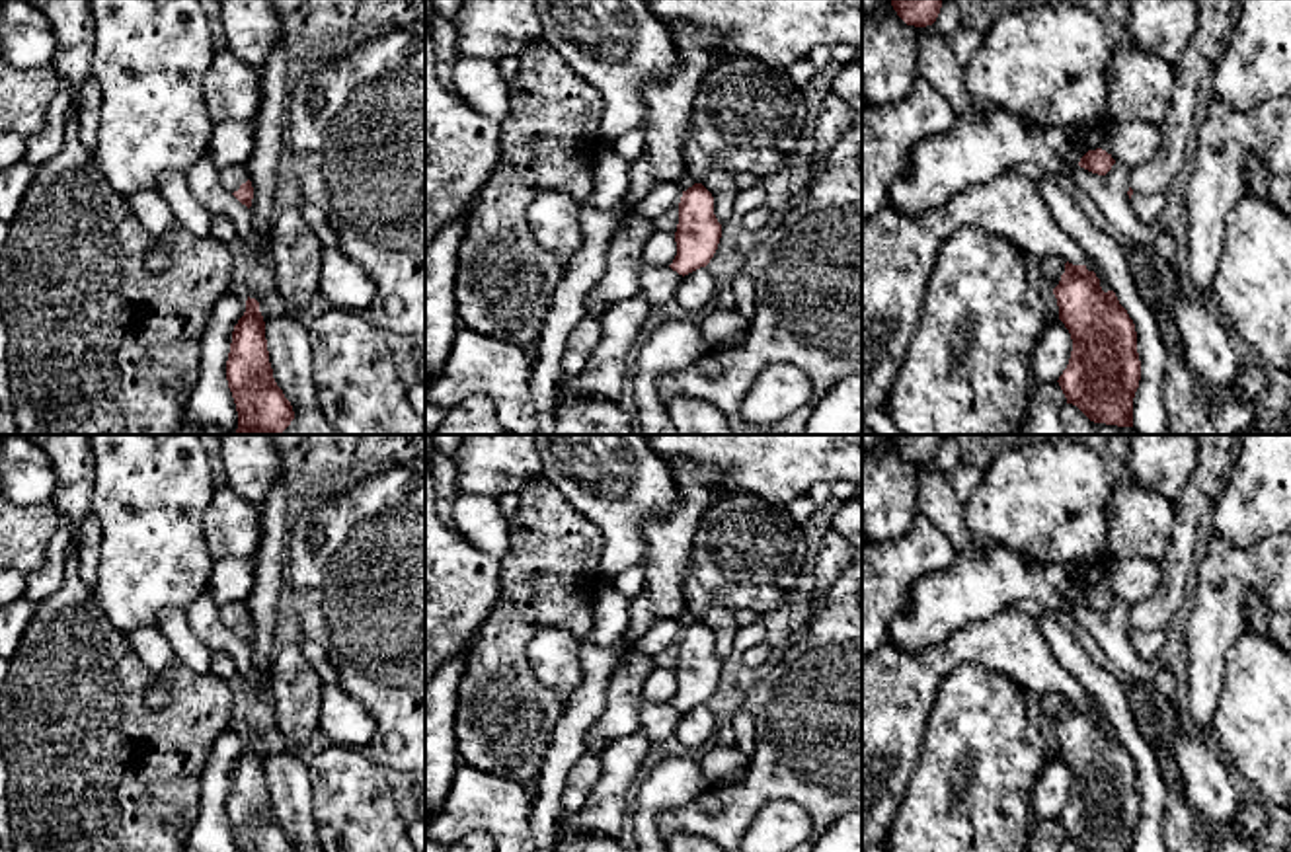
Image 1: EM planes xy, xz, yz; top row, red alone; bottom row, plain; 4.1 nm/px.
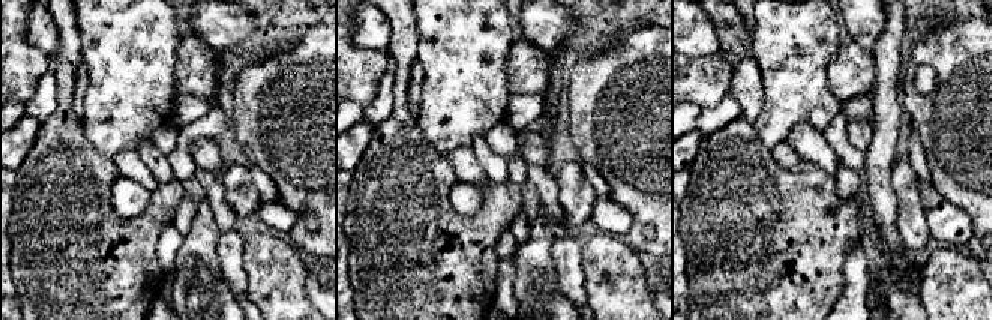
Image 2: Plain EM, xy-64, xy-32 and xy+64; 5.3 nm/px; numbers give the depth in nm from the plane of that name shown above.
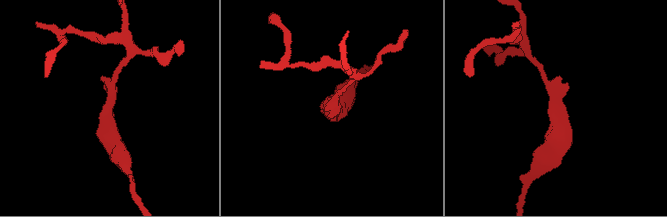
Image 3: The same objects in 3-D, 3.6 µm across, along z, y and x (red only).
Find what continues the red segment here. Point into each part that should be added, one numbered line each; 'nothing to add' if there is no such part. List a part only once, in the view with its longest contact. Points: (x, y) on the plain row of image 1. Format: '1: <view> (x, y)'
1: xy (233, 613)

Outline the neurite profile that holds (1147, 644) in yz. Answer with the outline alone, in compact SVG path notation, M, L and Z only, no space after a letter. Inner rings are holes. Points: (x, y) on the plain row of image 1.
M1168 624L1153 630L1153 632L1145 632L1145 630L1135 630L1131 632L1131 645L1135 649L1135 653L1143 659L1143 661L1156 661L1158 651L1162 647L1162 643L1166 641L1168 636Z

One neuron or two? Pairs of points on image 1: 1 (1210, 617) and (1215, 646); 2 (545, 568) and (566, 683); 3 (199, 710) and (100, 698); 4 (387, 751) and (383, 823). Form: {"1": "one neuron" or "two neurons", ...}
{"1": "one neuron", "2": "two neurons", "3": "one neuron", "4": "two neurons"}

